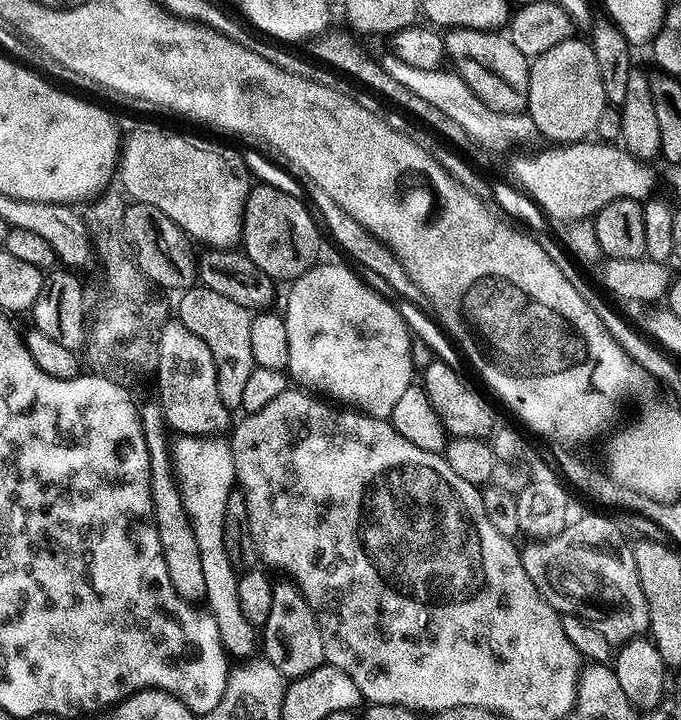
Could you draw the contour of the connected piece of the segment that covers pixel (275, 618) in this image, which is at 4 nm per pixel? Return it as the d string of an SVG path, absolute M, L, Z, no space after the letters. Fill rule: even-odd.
M291 582L273 583L270 618L262 629L262 656L289 681L302 678L325 663L322 630L316 611L306 602L300 589ZM264 648L264 651L263 651Z

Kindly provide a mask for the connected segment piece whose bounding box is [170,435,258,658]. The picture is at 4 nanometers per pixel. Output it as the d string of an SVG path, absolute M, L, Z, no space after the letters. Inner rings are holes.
M181 436L171 441L172 470L176 474L176 484L180 487L180 497L184 503L186 514L192 519L194 538L198 538L198 550L202 550L202 570L206 581L206 605L211 618L218 626L220 641L224 651L232 658L248 658L257 651L258 632L252 624L246 622L242 615L242 606L238 606L238 572L232 567L224 545L224 519L226 518L226 502L236 484L236 471L232 457L232 445L227 439L214 436Z

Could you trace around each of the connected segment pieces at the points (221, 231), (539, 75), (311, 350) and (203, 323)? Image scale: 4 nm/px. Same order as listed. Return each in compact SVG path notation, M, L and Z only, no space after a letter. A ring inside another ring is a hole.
M136 128L132 132L132 138L127 139L126 147L122 152L122 165L118 170L118 178L124 182L124 188L132 195L133 201L145 204L146 206L158 206L158 210L162 210L166 214L166 218L170 218L176 223L183 232L193 241L208 244L212 250L232 250L241 243L244 235L244 203L248 197L248 191L252 189L254 183L253 177L248 171L248 165L245 164L243 155L232 148L215 148L212 144L199 144L196 140L191 140L188 136L183 136L180 132L171 132L168 128Z
M573 38L558 42L546 54L531 57L528 66L528 107L526 114L534 122L537 133L548 140L554 140L560 146L584 142L595 133L598 118L606 106L602 94L602 78L598 75L598 62L594 59L594 50L587 39Z
M317 263L306 274L291 281L288 305L282 308L286 334L290 341L290 358L286 369L301 389L323 394L344 406L351 406L379 420L391 417L398 398L414 384L411 364L413 333L408 333L404 316L371 283L359 280L344 264Z
M193 286L181 291L180 312L178 318L188 330L194 330L206 346L210 346L210 354L214 358L216 377L218 378L218 394L222 402L229 410L242 409L242 393L246 387L246 381L256 369L254 362L254 350L250 350L250 322L253 313L249 309L238 306L231 298L223 294L217 294L203 286Z

